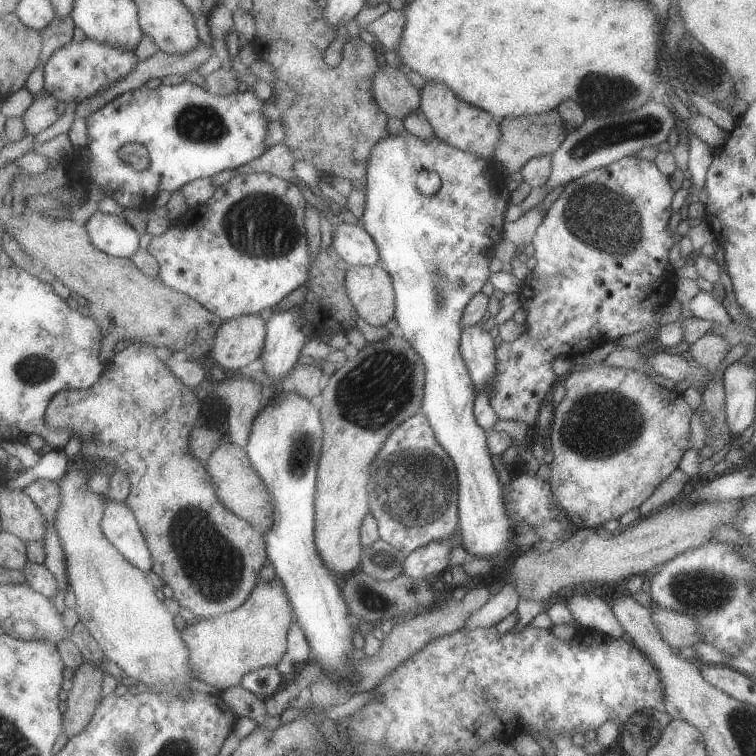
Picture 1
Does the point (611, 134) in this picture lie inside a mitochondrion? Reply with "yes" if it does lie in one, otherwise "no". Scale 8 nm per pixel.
yes

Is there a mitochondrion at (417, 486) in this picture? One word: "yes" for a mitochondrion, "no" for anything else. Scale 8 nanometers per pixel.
yes

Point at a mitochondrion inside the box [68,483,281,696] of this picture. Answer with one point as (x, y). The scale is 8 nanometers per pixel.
(214, 561)

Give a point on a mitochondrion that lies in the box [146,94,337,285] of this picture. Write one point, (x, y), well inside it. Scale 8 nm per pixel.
(258, 225)

